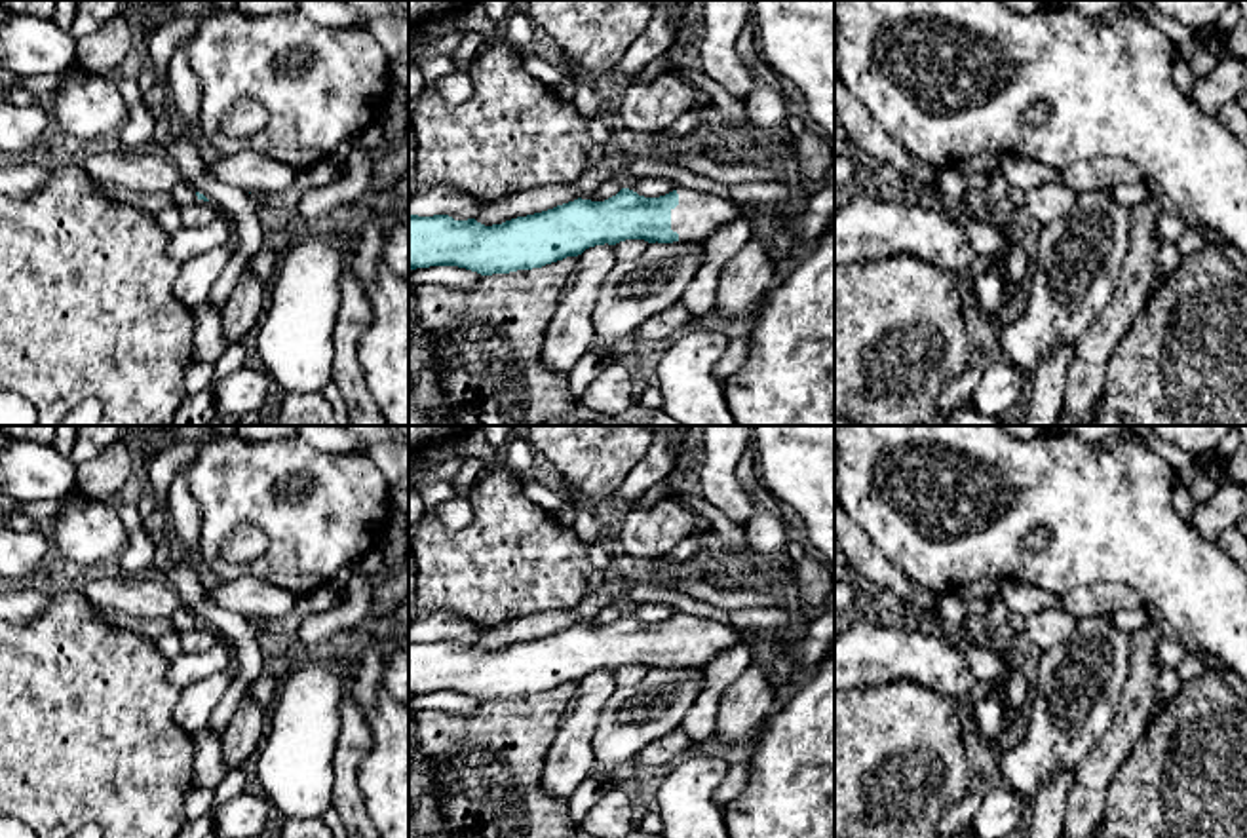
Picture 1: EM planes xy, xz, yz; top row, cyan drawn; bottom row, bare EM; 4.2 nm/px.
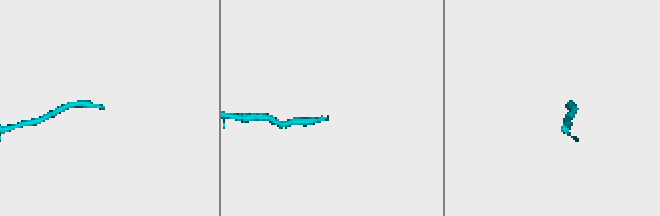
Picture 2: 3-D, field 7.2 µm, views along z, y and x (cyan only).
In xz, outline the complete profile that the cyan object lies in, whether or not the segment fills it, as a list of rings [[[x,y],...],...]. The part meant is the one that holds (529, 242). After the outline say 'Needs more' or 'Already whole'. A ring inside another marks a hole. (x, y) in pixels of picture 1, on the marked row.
[[[622,188],[604,201],[578,198],[492,226],[449,215],[409,215],[409,272],[458,266],[481,276],[509,274],[625,239],[703,245],[715,230],[741,215],[738,203],[688,188],[660,198]]]. Needs more

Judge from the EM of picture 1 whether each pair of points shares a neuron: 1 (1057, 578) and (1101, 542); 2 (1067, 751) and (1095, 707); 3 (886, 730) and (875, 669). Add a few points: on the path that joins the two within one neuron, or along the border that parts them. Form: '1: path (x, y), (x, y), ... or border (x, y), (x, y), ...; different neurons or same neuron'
1: path (1069, 567), (1090, 546); same neuron
2: path (1067, 740), (1084, 719); same neuron
3: border (922, 685), (894, 681), (854, 688); different neurons

